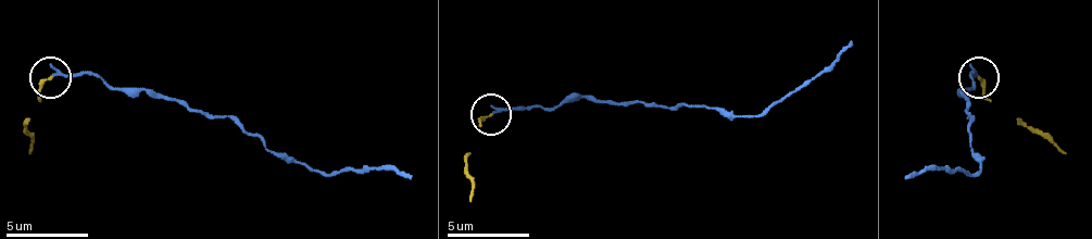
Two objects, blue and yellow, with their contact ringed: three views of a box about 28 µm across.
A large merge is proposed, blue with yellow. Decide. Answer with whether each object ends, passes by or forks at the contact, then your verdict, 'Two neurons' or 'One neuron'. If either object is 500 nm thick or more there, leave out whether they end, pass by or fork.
At the ring blue ends. At the ring yellow ends. One neuron

